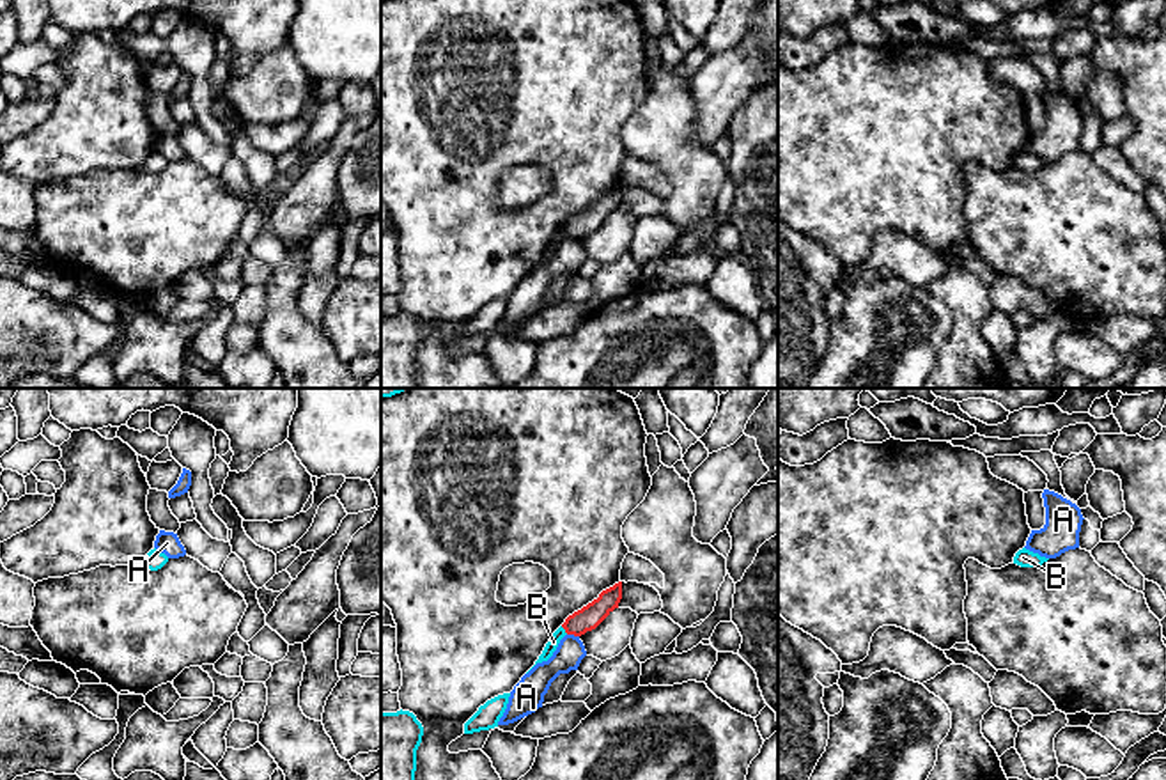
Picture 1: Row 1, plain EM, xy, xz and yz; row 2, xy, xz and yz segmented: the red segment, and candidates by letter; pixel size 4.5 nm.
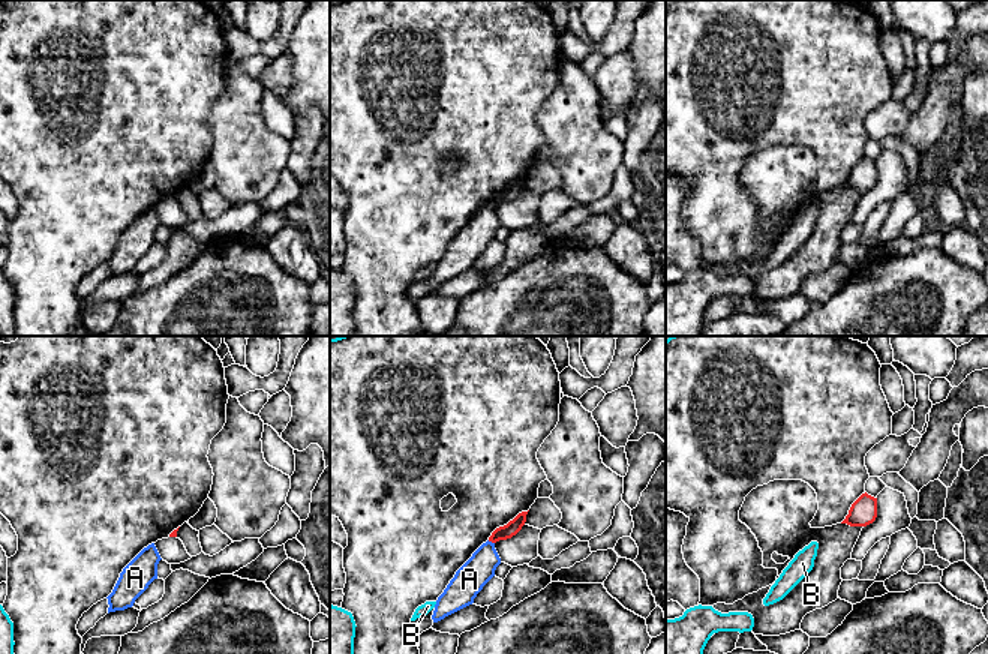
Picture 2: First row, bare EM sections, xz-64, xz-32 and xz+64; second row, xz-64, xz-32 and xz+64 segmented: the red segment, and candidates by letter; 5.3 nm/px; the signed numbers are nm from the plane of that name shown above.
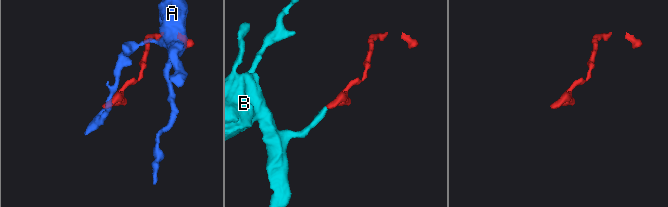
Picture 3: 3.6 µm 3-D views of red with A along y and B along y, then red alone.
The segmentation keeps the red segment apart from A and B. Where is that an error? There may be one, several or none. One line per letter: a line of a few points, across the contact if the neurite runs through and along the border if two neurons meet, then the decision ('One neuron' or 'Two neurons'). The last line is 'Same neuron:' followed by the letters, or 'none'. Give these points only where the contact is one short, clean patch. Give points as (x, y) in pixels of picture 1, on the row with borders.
A: Line: xz (567, 633), (578, 637). Two neurons
B: Line: xz (589, 617), (564, 628), (553, 642). One neuron
Same neuron: B

